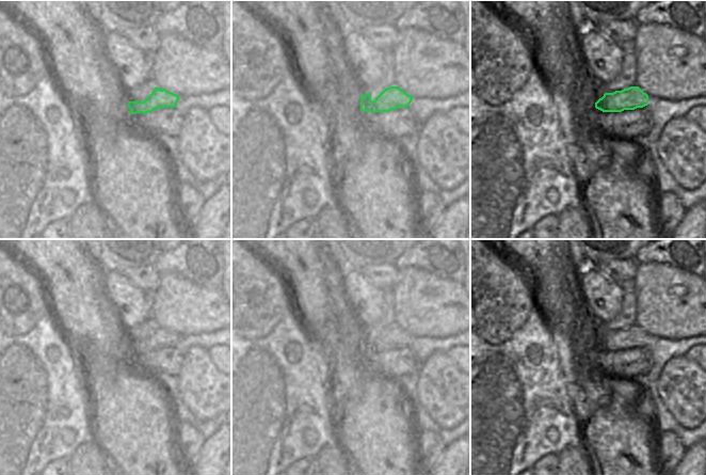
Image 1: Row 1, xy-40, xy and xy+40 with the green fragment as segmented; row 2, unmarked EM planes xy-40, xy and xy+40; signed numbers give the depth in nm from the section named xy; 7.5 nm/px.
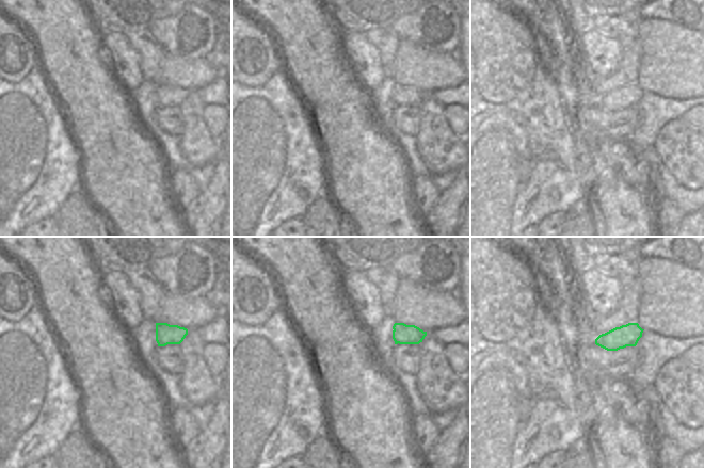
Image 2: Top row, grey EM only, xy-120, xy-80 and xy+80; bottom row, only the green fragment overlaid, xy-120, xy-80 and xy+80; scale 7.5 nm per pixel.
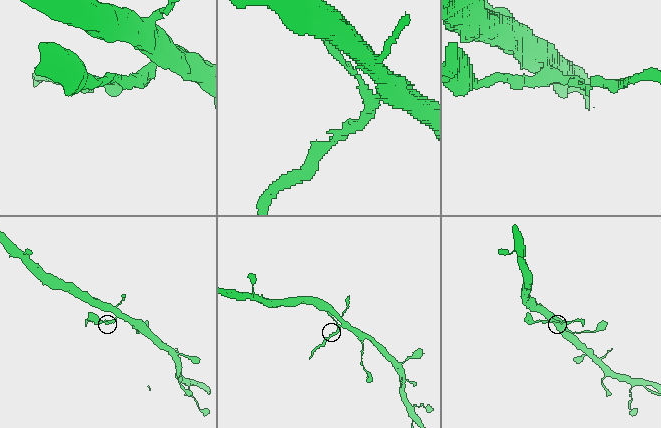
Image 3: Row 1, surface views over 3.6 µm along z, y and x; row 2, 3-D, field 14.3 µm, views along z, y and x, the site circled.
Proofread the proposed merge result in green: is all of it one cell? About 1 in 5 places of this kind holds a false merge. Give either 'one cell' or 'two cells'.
two cells

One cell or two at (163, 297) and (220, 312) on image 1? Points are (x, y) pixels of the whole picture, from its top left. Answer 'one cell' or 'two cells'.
one cell

